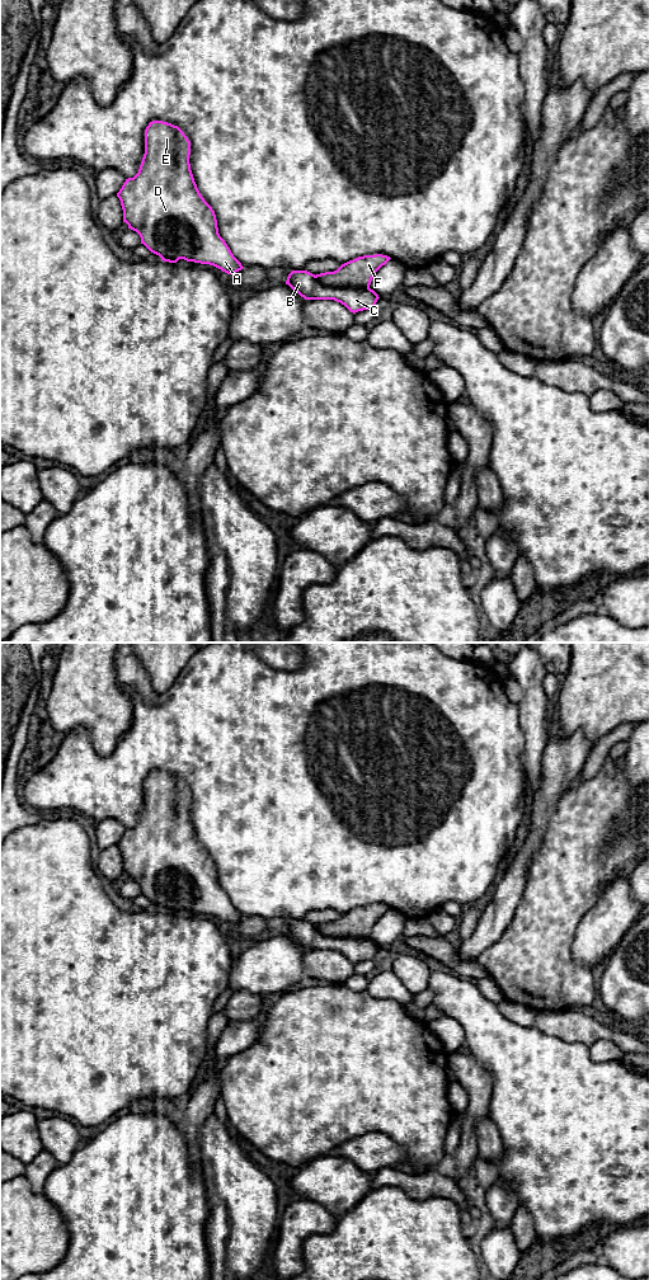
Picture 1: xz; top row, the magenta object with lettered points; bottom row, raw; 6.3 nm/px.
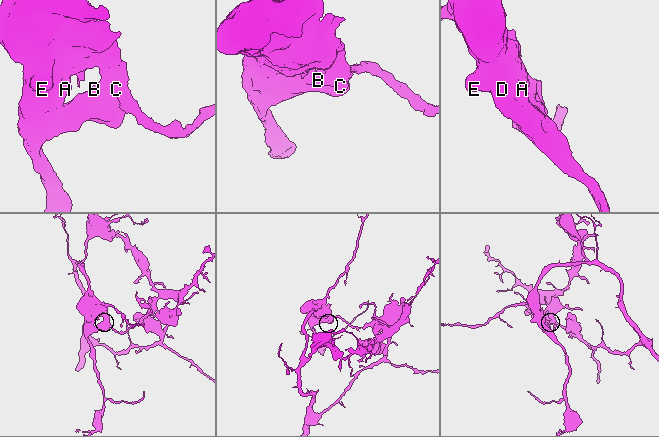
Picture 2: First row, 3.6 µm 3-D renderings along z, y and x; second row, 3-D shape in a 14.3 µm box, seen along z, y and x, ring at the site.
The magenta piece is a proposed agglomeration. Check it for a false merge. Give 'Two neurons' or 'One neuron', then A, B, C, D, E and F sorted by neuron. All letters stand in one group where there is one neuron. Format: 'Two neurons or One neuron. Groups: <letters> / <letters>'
Two neurons. Groups: A B C D E / F

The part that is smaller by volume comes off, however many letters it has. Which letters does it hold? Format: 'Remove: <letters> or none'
Remove: F

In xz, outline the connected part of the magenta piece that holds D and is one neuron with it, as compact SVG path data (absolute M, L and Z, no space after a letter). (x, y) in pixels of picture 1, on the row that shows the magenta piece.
M149 123L138 173L117 193L123 222L164 262L184 259L234 274L244 267L218 234L215 211L194 182L189 155L191 141L178 126Z

